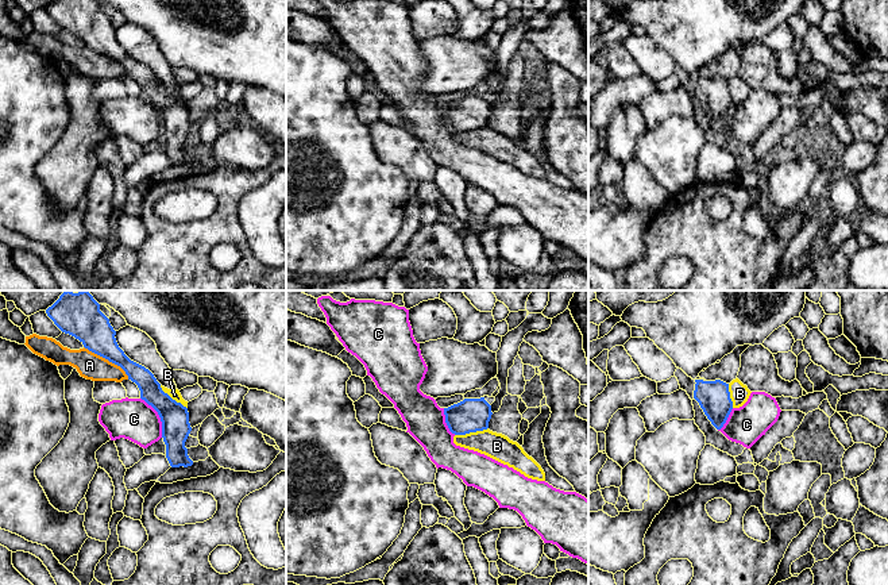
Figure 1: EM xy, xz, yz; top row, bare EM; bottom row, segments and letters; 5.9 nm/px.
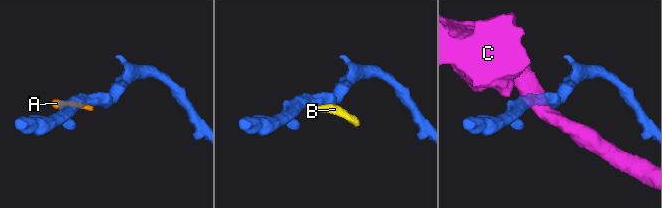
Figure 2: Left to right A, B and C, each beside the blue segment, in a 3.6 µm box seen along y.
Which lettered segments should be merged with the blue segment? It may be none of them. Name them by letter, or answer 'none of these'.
none of these

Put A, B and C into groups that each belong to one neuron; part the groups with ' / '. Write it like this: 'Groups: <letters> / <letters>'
Groups: A B / C

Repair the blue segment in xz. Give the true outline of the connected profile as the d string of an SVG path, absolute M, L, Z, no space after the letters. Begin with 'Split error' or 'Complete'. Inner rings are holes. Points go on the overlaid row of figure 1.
Complete. M464 399L463 401L444 408L445 423L455 435L483 431L489 428L491 405L480 399Z

